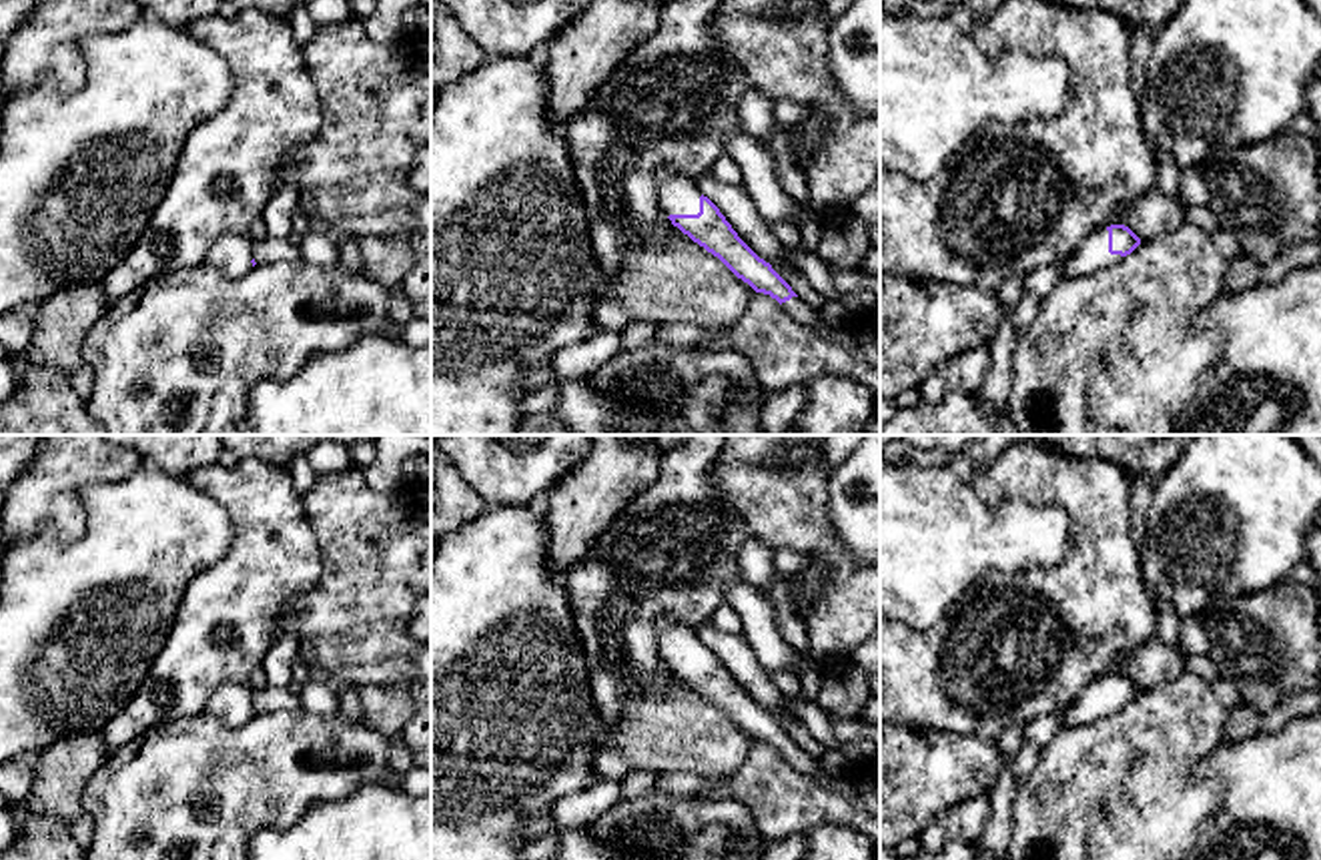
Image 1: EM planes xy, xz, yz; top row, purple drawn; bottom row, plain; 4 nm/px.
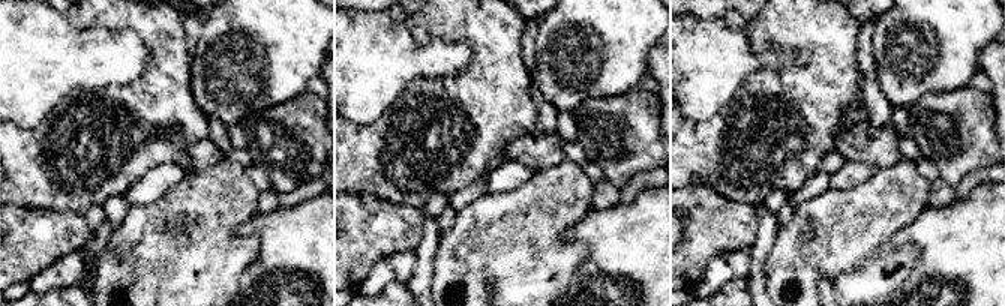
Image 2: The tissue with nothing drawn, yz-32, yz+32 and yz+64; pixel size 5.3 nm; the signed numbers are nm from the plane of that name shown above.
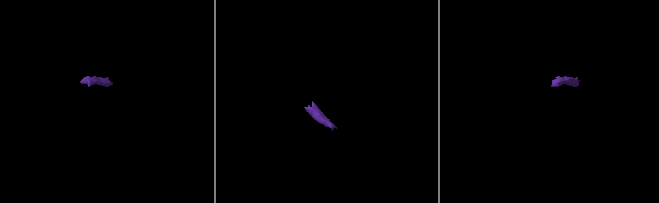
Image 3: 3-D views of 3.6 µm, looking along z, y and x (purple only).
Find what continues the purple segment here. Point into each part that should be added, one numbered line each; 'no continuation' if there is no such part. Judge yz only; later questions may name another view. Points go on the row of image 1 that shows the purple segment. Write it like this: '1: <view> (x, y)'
1: yz (1093, 253)

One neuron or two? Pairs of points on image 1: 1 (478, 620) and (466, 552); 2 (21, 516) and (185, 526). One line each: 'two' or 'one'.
1: one
2: two

